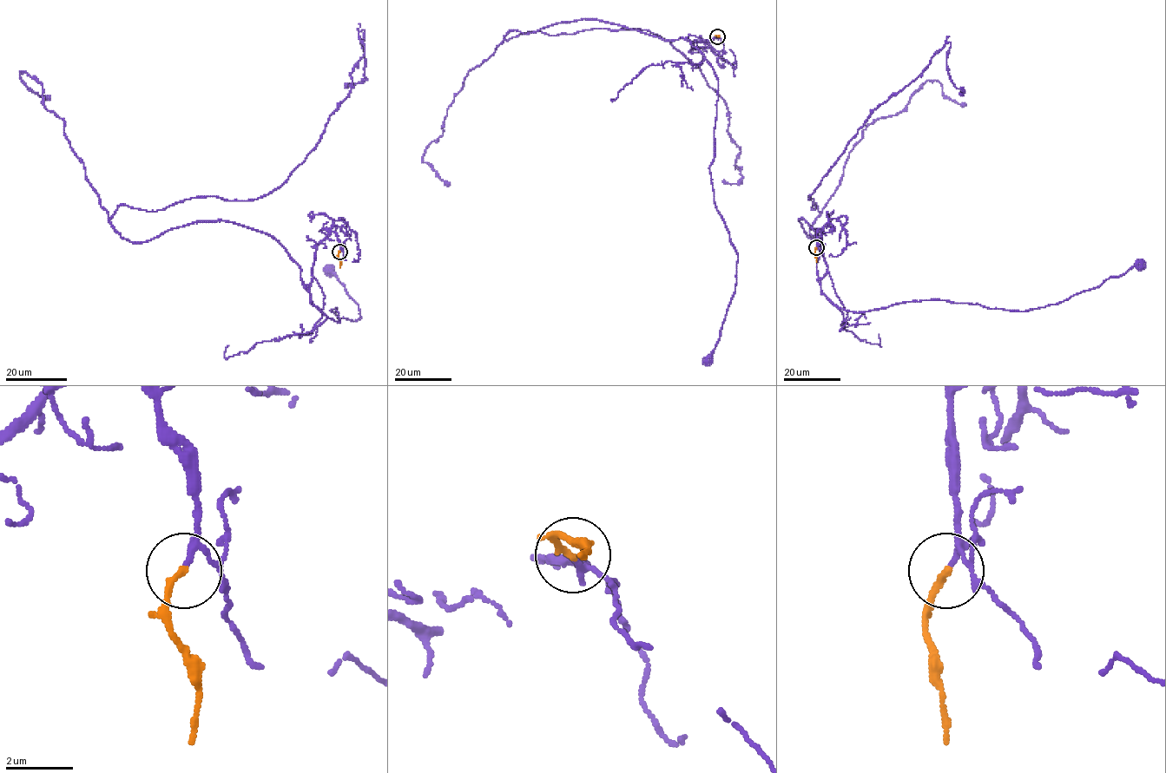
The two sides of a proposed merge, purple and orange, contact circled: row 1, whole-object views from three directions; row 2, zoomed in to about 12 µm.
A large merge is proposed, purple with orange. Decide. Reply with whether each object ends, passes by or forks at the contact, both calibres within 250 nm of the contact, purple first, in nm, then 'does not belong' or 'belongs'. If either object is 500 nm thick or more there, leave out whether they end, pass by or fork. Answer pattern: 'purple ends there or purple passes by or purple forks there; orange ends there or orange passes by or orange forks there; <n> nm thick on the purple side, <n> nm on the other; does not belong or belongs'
purple passes by; orange ends there; 130 nm thick on the purple side, 200 nm on the other; belongs

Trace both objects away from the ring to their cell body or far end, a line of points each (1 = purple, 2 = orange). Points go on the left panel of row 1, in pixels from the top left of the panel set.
1: (339, 252), (331, 232), (317, 247), (311, 302), (338, 322), (331, 310), (361, 317), (328, 271)
2: (339, 252), (339, 267)

